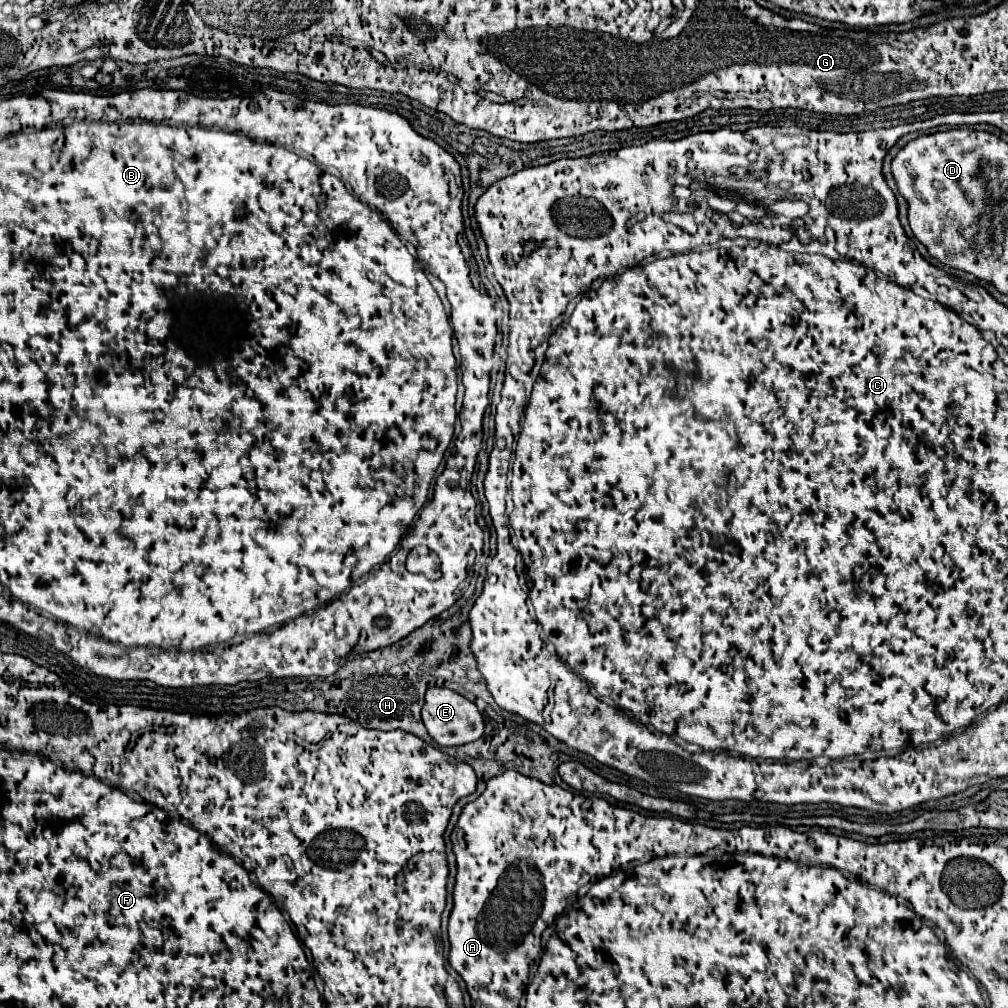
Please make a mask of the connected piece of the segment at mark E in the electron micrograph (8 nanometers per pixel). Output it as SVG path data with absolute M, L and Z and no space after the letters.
M430 687L426 691L426 701L422 707L422 723L428 731L428 735L440 745L440 747L456 747L464 743L472 743L482 737L484 733L484 719L478 711L478 707L468 701L466 697L458 695L452 689L446 687Z

